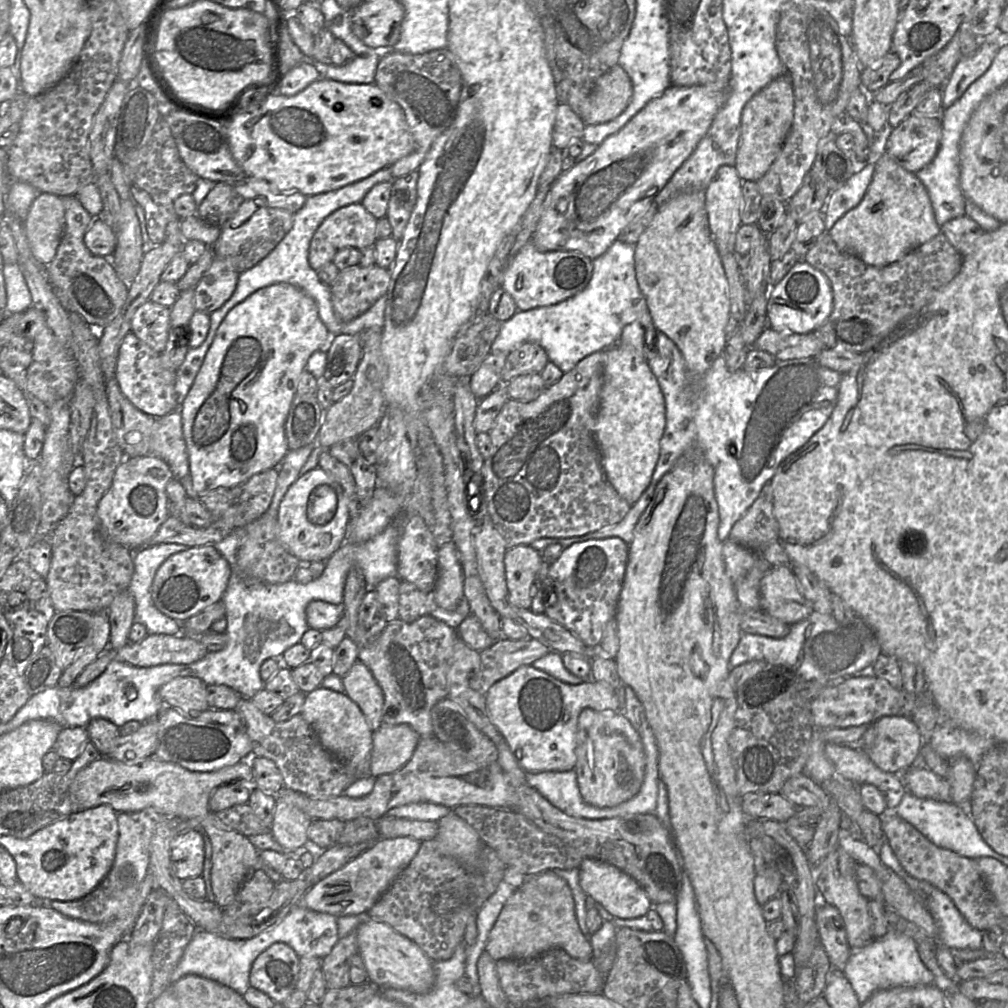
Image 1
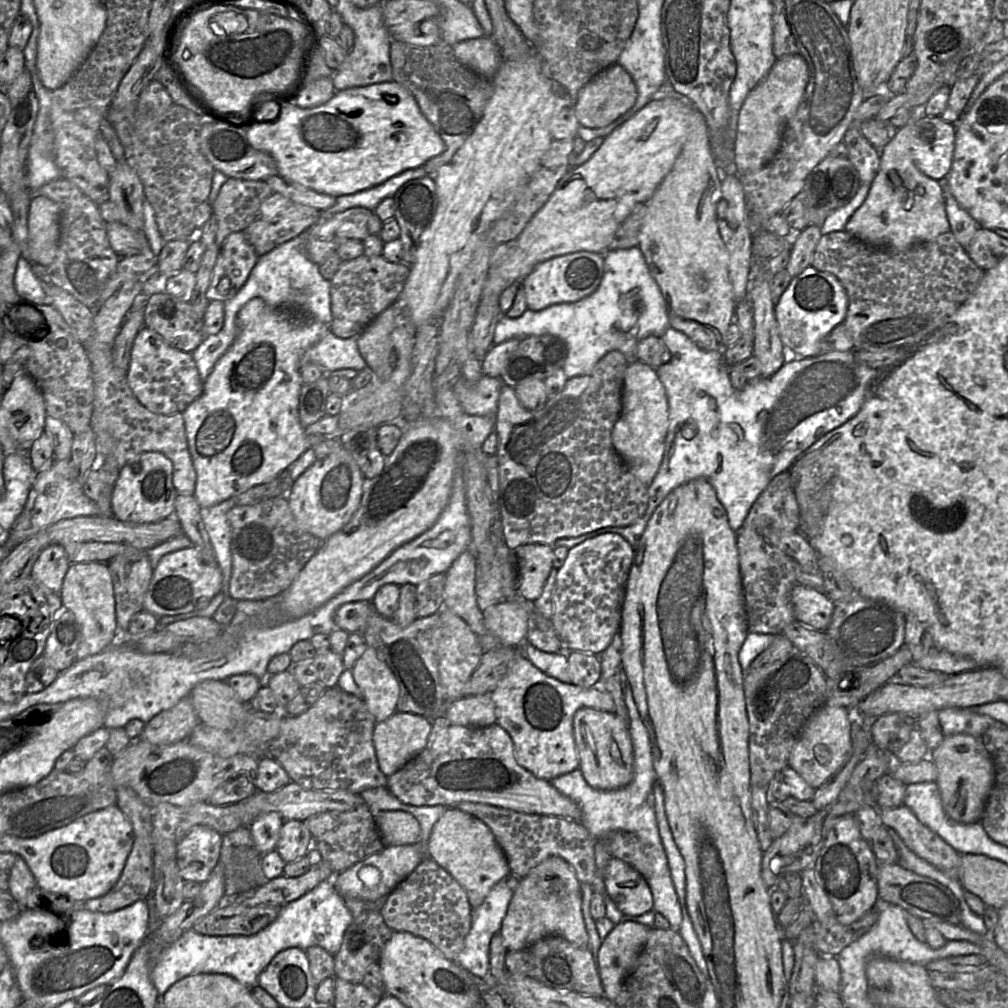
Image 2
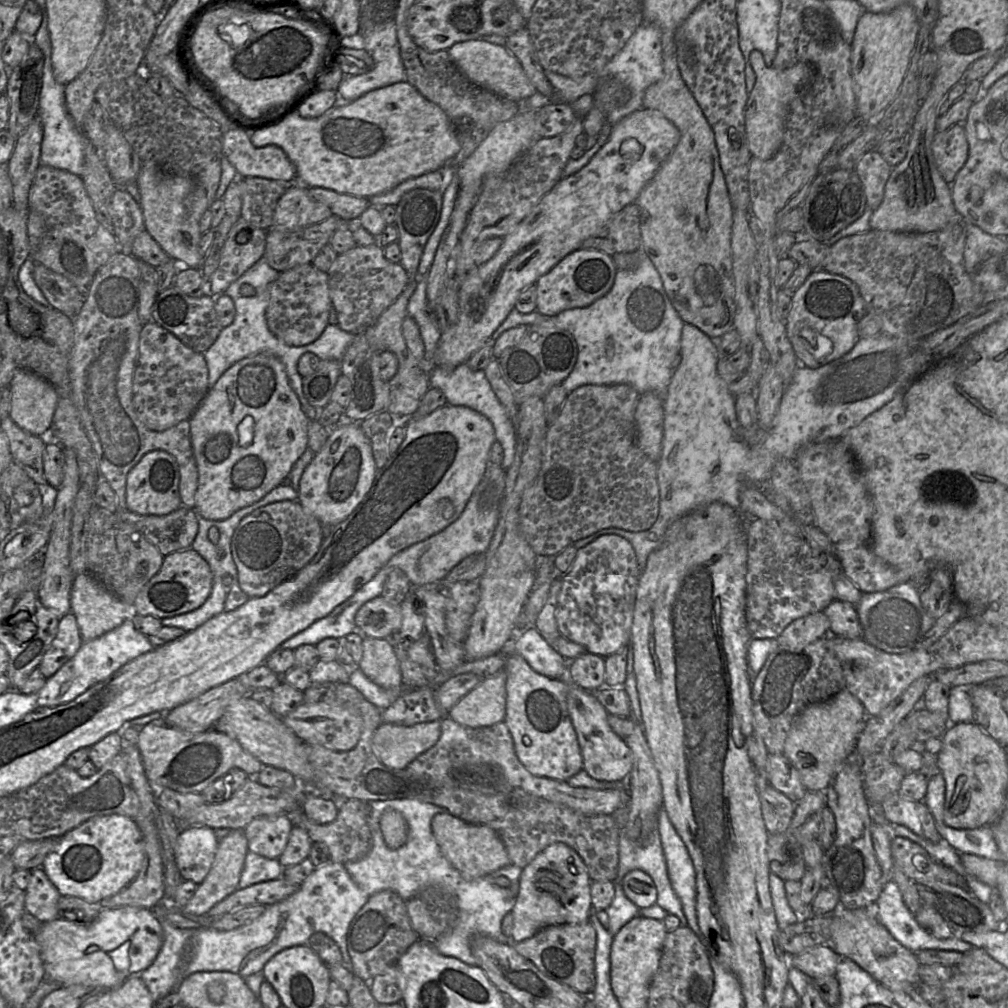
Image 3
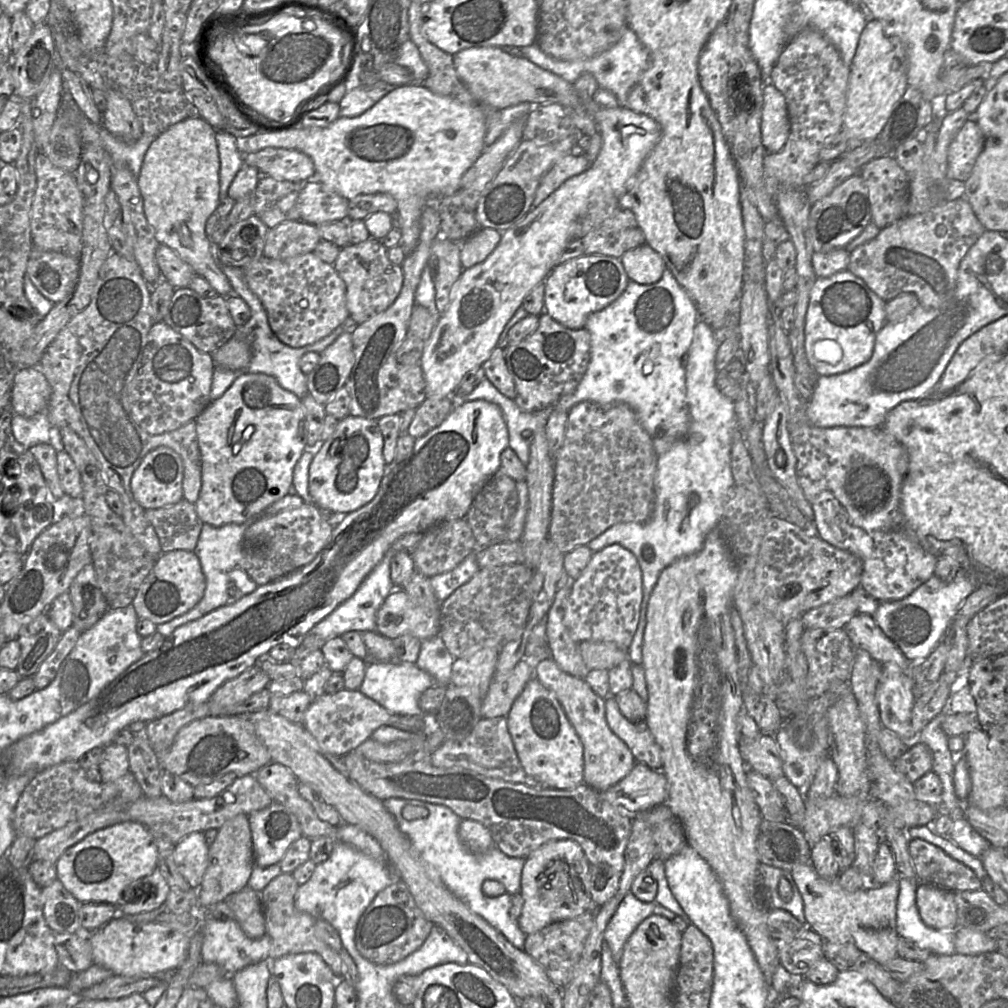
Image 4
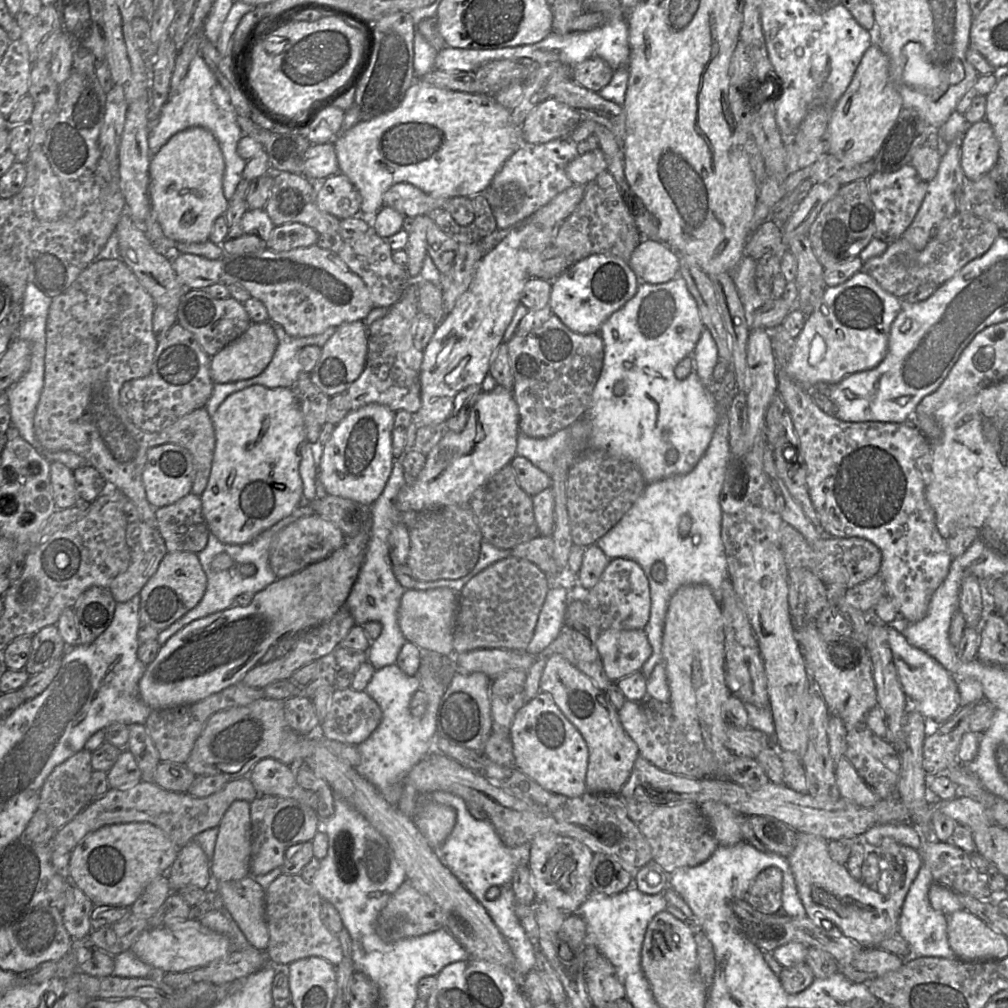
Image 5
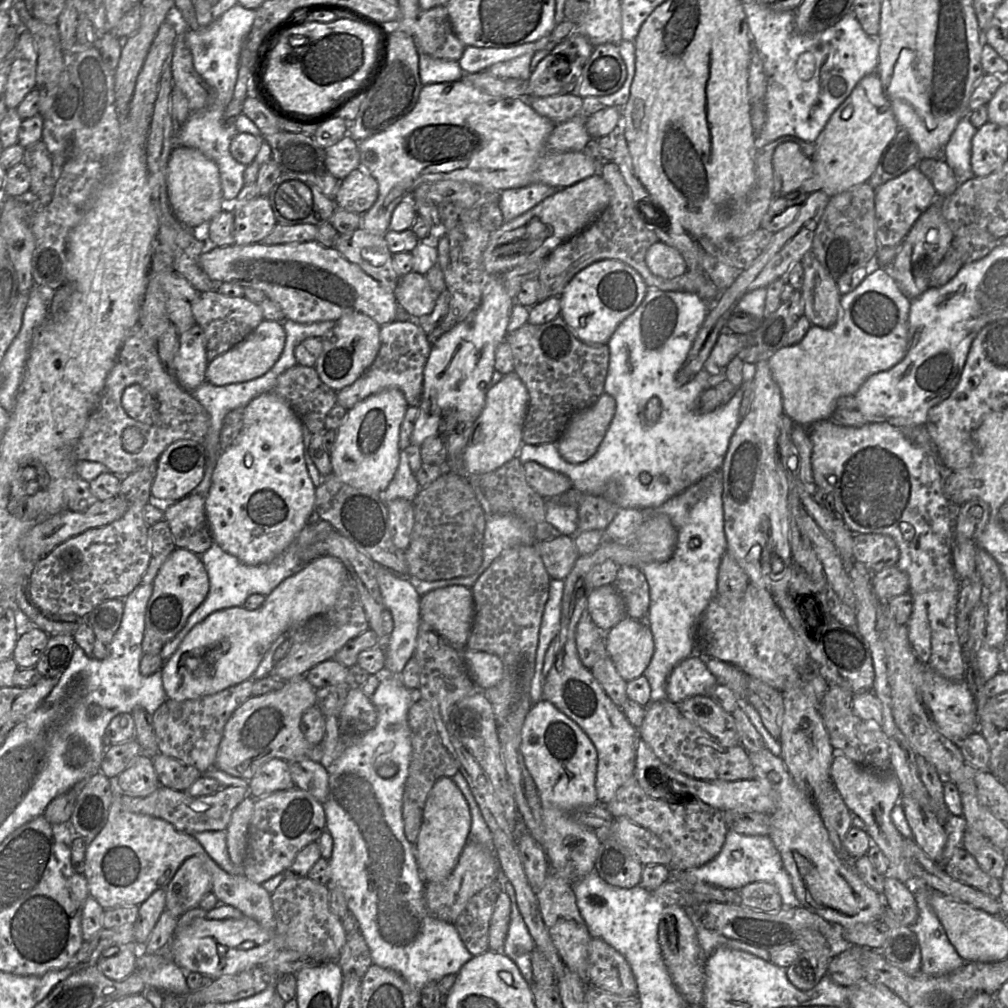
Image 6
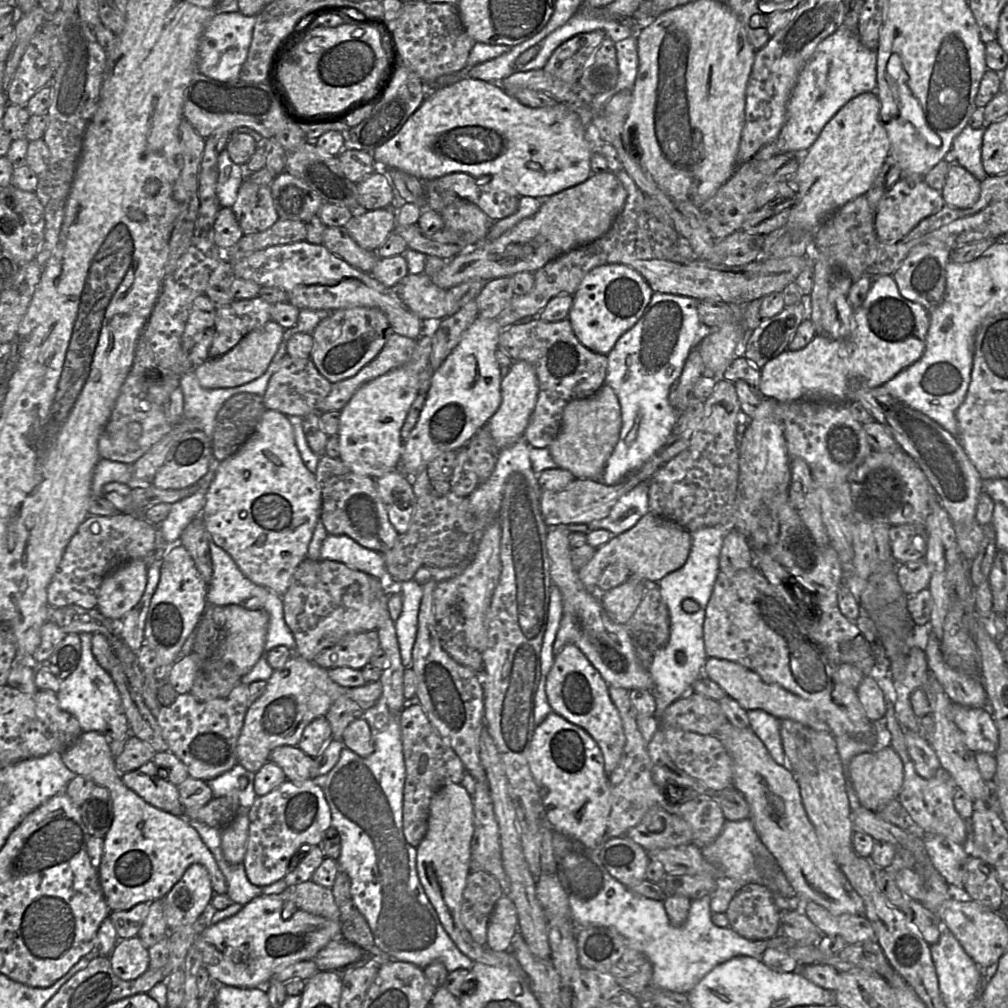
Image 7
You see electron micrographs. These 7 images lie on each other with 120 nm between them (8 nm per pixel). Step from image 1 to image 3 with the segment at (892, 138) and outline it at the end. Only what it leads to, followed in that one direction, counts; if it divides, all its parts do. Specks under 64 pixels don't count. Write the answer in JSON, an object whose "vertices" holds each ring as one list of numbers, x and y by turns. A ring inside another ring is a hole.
{"vertices":[[955,124,944,131,936,131,932,153,938,171,947,183,952,183,968,158,969,146,965,128]]}

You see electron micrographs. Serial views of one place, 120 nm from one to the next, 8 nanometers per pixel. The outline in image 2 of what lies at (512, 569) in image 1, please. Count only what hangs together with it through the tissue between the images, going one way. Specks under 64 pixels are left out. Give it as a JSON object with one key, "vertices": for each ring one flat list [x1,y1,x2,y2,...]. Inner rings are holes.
{"vertices":[[525,544,514,550,517,567,517,594,533,602,541,594,552,569,553,548,545,544]]}

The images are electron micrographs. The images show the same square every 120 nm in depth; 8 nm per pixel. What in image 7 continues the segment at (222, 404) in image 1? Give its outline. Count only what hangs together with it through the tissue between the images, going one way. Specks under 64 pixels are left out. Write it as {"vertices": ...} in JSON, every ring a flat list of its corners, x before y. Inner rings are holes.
{"vertices":[[266,409,252,436,229,458,218,463,200,514,211,540,224,549,253,583,282,597,297,566,307,558,308,547,322,509,321,490,315,474,305,466,288,417]]}

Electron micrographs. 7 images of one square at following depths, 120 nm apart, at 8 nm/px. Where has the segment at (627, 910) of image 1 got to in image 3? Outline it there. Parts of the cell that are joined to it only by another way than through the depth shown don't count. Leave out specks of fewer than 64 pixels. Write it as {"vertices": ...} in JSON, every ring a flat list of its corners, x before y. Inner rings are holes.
{"vertices":[[641,870,627,872,621,886,627,898,640,909,650,907,656,902,656,886,652,878]]}

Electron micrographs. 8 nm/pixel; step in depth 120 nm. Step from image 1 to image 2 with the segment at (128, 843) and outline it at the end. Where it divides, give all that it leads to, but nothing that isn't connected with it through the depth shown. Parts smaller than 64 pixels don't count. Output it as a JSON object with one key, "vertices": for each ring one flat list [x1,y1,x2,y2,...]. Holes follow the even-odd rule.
{"vertices":[[134,840,121,876,103,896,86,900,79,905,92,912,110,913,121,910,150,896,154,884,152,847]]}

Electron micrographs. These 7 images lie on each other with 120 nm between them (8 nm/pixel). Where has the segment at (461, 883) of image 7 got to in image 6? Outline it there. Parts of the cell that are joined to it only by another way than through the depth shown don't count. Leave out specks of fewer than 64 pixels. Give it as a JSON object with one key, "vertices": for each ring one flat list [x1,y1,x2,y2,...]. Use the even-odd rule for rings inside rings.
{"vertices":[[452,778,439,779,427,797,421,829,414,844,416,860,425,882,439,882,446,879,469,841,471,813,469,805]]}

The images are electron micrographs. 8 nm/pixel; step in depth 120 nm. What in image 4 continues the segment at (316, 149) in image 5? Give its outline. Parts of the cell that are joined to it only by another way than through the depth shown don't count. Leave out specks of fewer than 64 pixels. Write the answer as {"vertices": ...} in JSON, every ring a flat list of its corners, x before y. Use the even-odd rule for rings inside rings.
{"vertices":[[265,148,255,153,243,153,244,165,256,167,261,174,276,180,307,182,315,175,312,159,298,151,285,148]]}

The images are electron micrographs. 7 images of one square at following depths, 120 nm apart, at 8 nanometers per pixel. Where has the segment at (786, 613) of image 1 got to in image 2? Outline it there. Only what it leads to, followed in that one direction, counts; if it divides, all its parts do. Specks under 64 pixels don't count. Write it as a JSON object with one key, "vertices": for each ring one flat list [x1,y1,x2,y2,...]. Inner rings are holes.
{"vertices":[[795,585,790,595,795,621,825,631,829,626,835,604,823,591,805,585]]}

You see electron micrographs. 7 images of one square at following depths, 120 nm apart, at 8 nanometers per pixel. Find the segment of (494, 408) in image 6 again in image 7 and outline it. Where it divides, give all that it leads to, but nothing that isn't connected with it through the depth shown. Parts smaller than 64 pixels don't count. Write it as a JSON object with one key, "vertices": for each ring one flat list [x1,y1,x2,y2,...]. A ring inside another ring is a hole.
{"vertices":[[514,361,508,374,501,381,501,405,486,423,496,446,502,450,521,438,535,408,538,395,538,380,534,367,526,361]]}

